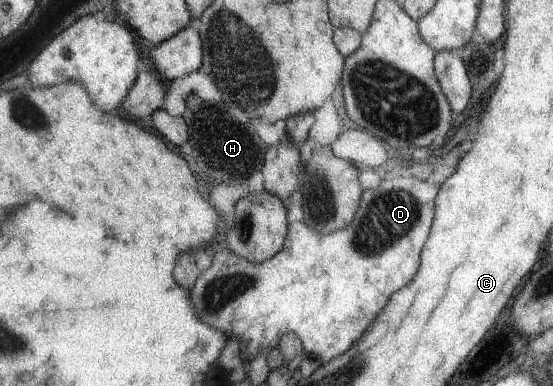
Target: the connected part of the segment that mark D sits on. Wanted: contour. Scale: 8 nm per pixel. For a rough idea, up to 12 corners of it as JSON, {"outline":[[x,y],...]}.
{"outline":[[439,190],[362,193],[259,264],[214,253],[197,318],[246,366],[281,335],[329,362],[417,276]]}

